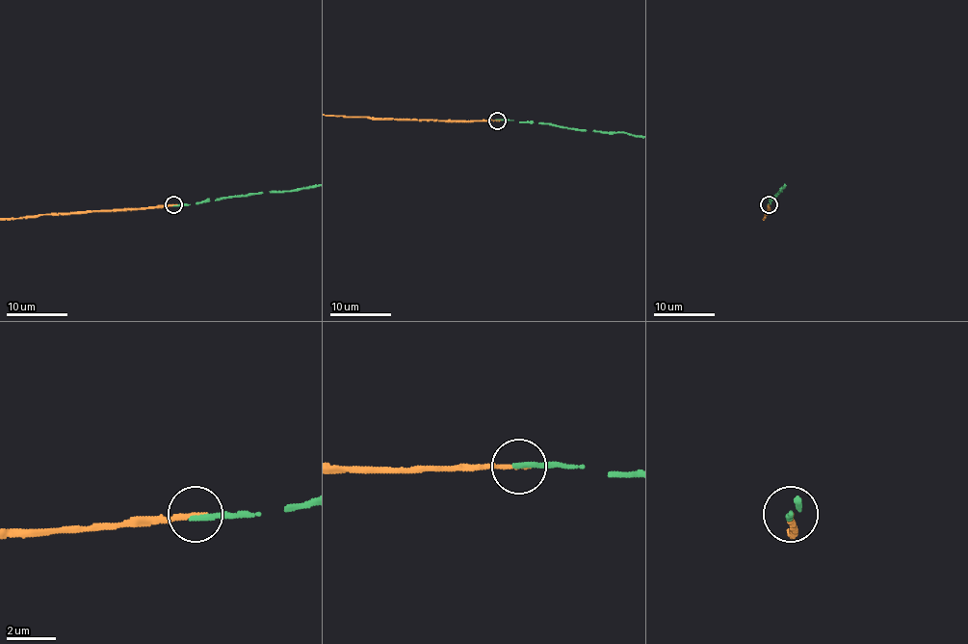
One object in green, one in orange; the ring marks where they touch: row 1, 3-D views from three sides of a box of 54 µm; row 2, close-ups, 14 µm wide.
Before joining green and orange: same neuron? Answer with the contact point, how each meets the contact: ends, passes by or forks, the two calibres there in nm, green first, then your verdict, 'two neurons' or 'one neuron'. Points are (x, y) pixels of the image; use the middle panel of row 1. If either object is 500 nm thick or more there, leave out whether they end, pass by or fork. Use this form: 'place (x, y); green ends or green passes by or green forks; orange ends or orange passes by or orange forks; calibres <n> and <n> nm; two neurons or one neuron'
place (497, 120); green ends; orange ends; calibres 240 and 170 nm; one neuron

